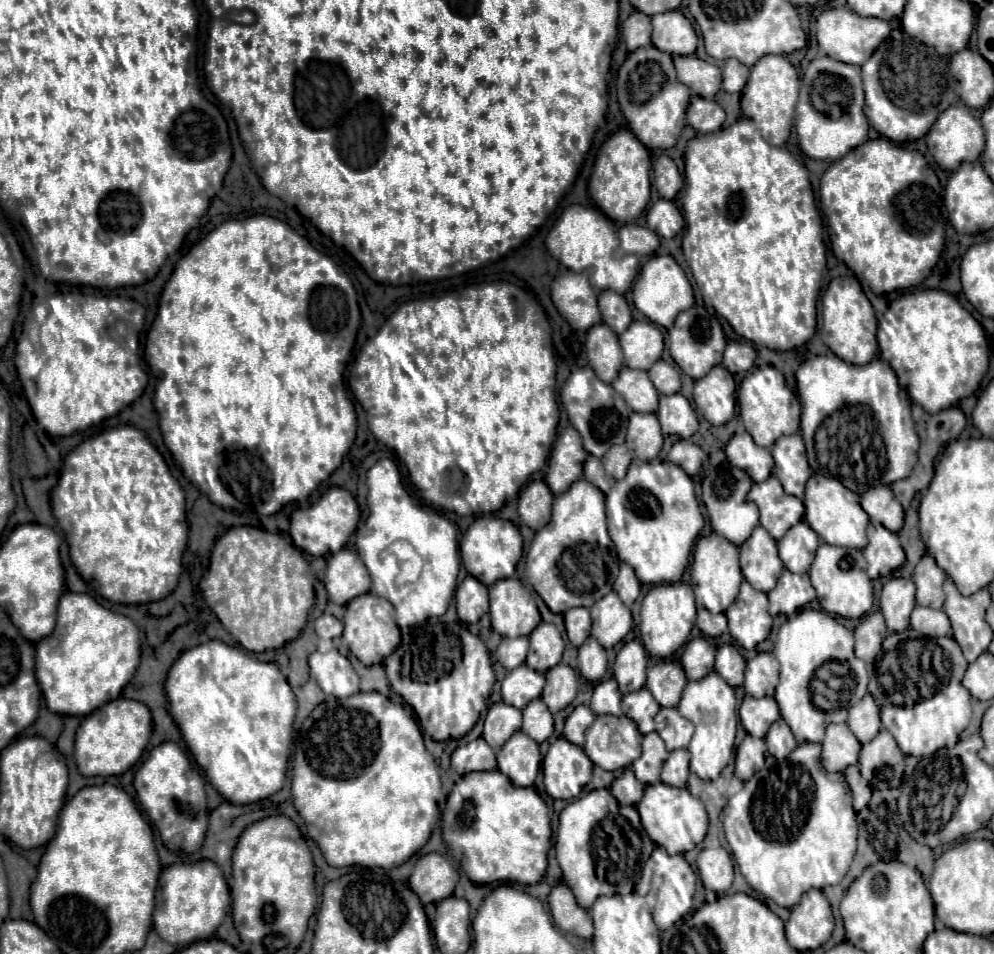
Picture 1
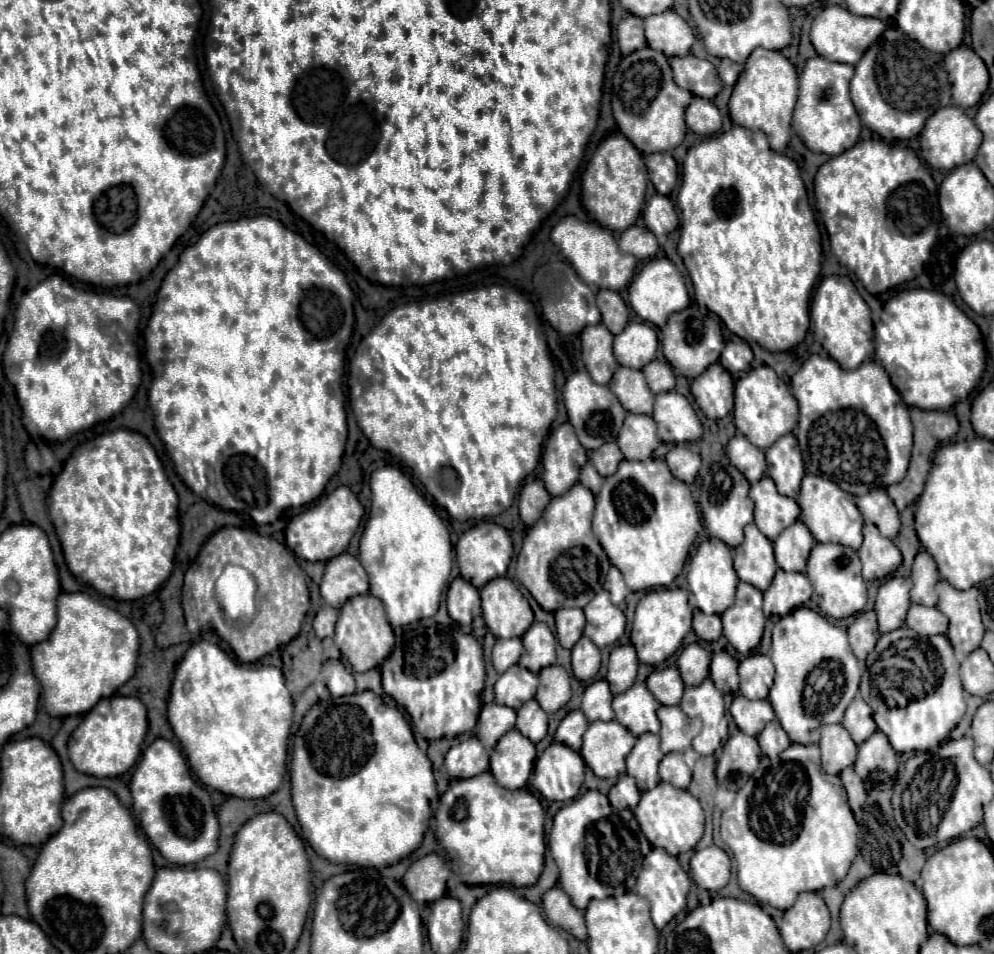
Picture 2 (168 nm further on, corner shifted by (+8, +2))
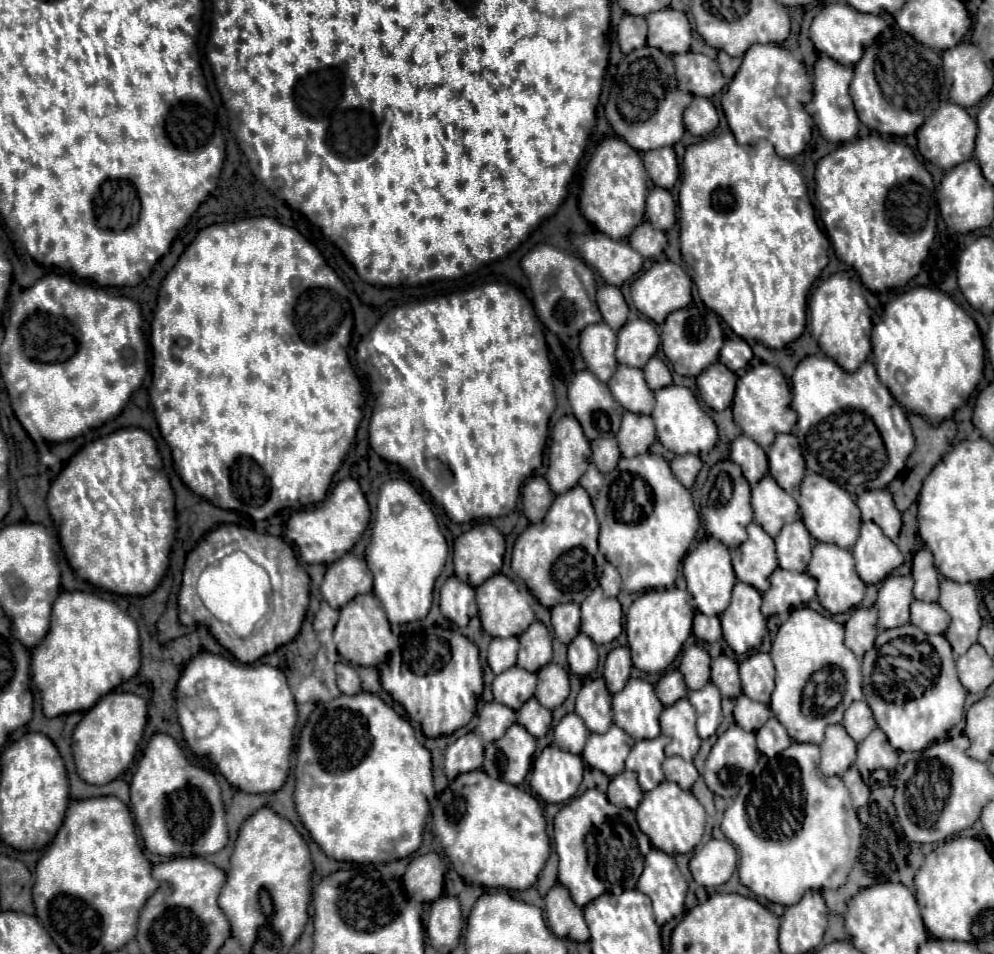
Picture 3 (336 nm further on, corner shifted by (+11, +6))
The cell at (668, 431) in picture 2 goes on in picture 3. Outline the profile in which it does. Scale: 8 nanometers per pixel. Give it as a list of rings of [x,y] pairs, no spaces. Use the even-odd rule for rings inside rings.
[[[670,385],[664,387],[662,391],[656,391],[656,407],[652,411],[652,419],[656,423],[656,435],[660,443],[676,453],[676,455],[686,455],[686,453],[708,453],[716,441],[718,441],[718,427],[714,419],[700,407],[696,395],[688,387],[678,387]]]

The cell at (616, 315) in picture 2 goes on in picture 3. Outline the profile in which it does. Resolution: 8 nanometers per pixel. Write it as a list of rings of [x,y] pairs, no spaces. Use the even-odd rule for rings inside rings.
[[[604,285],[598,289],[596,293],[596,303],[600,307],[600,313],[604,317],[604,321],[614,329],[618,331],[626,319],[628,319],[628,305],[624,301],[624,295],[618,287],[614,285]]]

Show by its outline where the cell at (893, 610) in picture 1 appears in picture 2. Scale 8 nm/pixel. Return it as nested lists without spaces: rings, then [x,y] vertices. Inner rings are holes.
[[[891,577],[879,587],[875,611],[879,621],[879,631],[889,633],[899,629],[905,623],[907,609],[911,605],[909,591],[913,583],[909,577]]]

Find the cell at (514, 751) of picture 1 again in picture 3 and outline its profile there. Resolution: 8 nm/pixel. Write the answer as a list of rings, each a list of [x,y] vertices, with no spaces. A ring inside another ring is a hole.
[[[518,723],[508,727],[506,735],[486,745],[486,757],[482,769],[510,785],[522,785],[524,777],[532,767],[536,751],[536,739]]]

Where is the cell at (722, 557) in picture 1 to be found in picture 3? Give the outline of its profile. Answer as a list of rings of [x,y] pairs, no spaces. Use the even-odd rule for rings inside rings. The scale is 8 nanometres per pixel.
[[[714,537],[702,541],[692,553],[686,555],[682,563],[682,573],[686,577],[687,591],[692,600],[690,605],[695,611],[704,615],[722,615],[730,605],[730,593],[736,583],[736,575],[730,563],[730,551],[726,545],[718,543]]]

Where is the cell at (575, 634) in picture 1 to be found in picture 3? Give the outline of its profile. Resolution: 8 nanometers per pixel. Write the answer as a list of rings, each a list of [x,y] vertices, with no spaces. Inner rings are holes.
[[[562,603],[552,607],[552,627],[560,643],[570,643],[580,633],[580,605]]]

